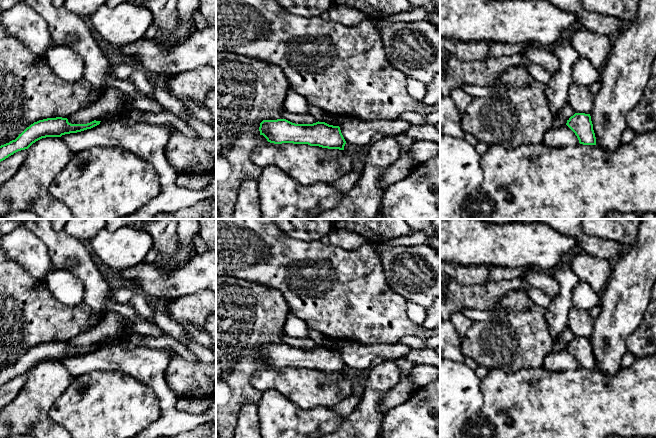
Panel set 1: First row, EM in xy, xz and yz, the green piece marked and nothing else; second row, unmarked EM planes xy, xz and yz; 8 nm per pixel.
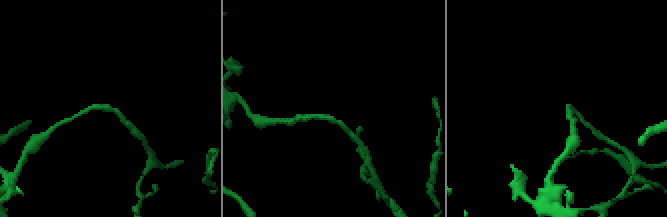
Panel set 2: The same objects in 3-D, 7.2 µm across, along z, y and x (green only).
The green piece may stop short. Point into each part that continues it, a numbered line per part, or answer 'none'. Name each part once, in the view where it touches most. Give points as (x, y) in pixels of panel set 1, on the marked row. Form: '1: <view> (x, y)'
none

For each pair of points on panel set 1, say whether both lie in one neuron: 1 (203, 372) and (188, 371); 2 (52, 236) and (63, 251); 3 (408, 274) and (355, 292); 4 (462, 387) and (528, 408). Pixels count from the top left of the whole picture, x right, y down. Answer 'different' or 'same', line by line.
1: same
2: same
3: different
4: different

